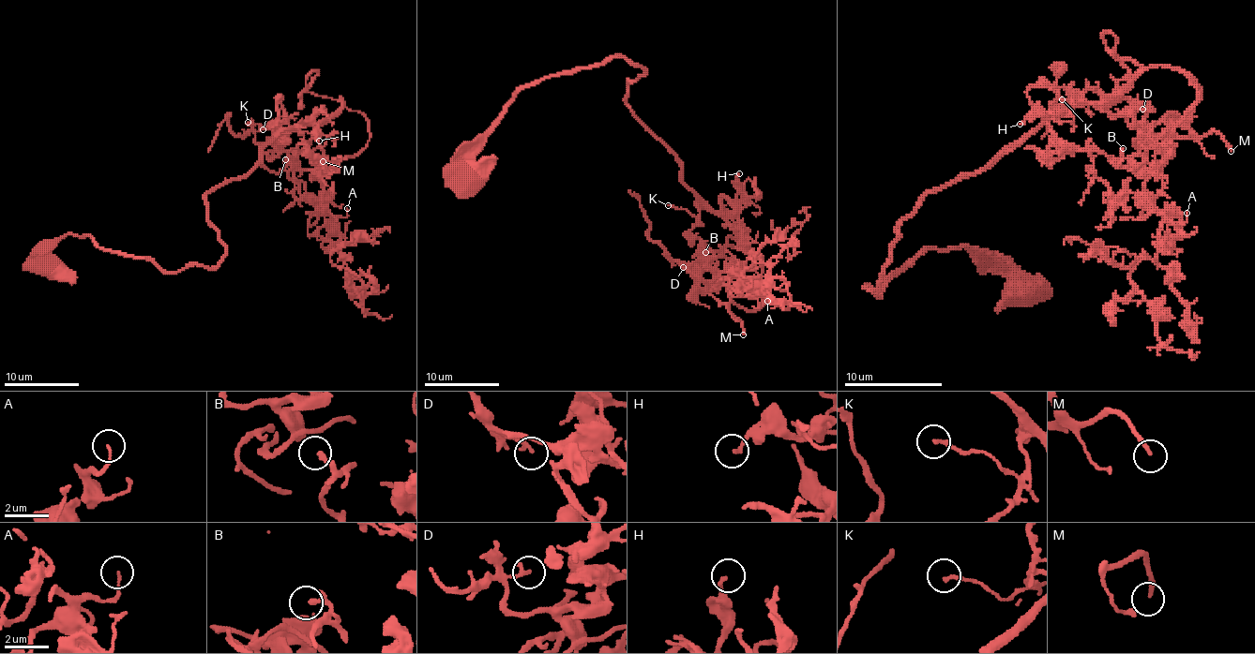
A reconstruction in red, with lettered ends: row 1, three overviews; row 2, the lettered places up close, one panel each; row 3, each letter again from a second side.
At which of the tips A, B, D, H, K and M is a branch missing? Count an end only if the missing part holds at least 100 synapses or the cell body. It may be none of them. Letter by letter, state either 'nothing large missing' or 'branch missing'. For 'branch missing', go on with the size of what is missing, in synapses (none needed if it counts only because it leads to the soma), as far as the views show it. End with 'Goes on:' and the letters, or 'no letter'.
A: nothing large missing
B: nothing large missing
D: nothing large missing
H: nothing large missing
K: nothing large missing
M: branch missing; 150 synapses
Goes on: M

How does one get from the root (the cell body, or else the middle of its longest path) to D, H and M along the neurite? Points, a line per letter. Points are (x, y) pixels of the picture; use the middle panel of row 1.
D: (467, 175), (521, 89), (628, 59), (645, 70), (630, 111), (762, 263), (762, 304), (717, 301), (683, 267)
H: (467, 175), (521, 89), (613, 57), (645, 70), (628, 108), (702, 200), (720, 211), (739, 173)
M: (467, 175), (521, 89), (613, 57), (640, 65), (630, 111), (762, 263), (762, 304), (730, 304), (743, 334)

